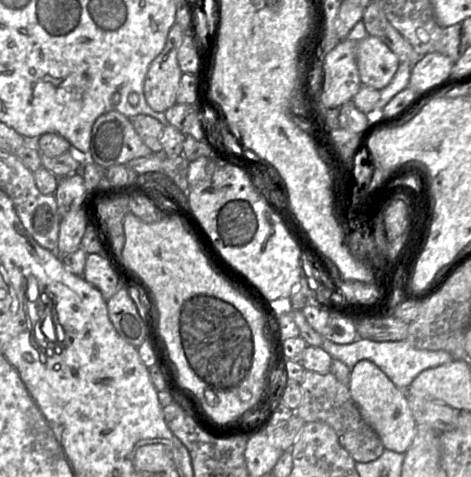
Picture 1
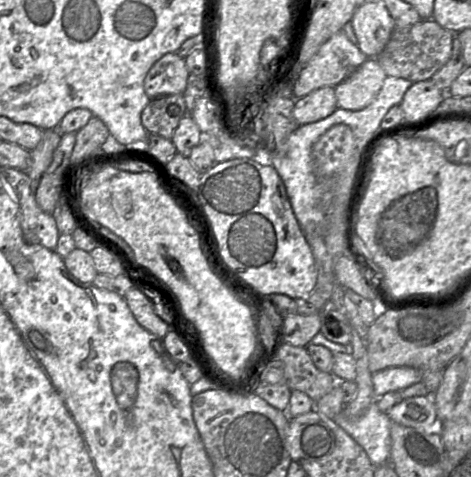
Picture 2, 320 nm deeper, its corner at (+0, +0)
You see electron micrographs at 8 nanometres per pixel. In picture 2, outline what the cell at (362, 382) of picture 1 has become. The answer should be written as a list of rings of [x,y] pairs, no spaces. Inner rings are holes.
[[[433,395],[403,399],[390,408],[386,415],[391,422],[426,433],[440,435],[441,421],[437,417]]]

